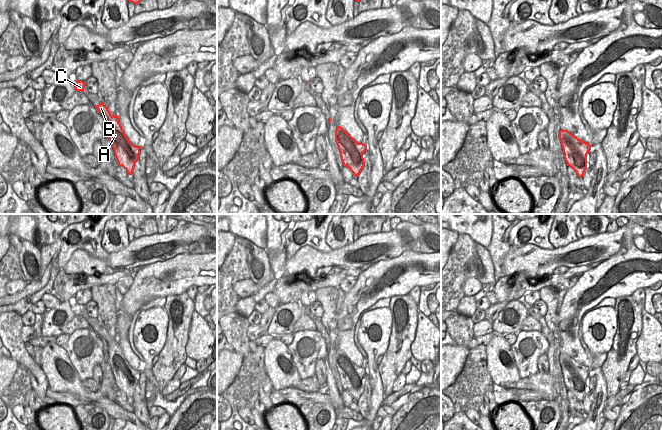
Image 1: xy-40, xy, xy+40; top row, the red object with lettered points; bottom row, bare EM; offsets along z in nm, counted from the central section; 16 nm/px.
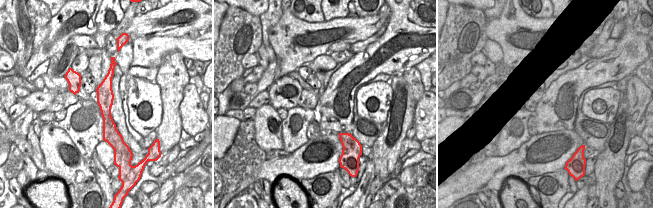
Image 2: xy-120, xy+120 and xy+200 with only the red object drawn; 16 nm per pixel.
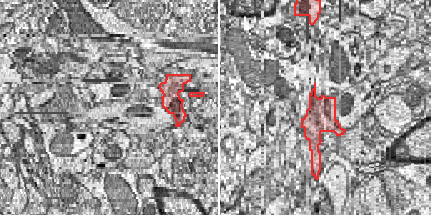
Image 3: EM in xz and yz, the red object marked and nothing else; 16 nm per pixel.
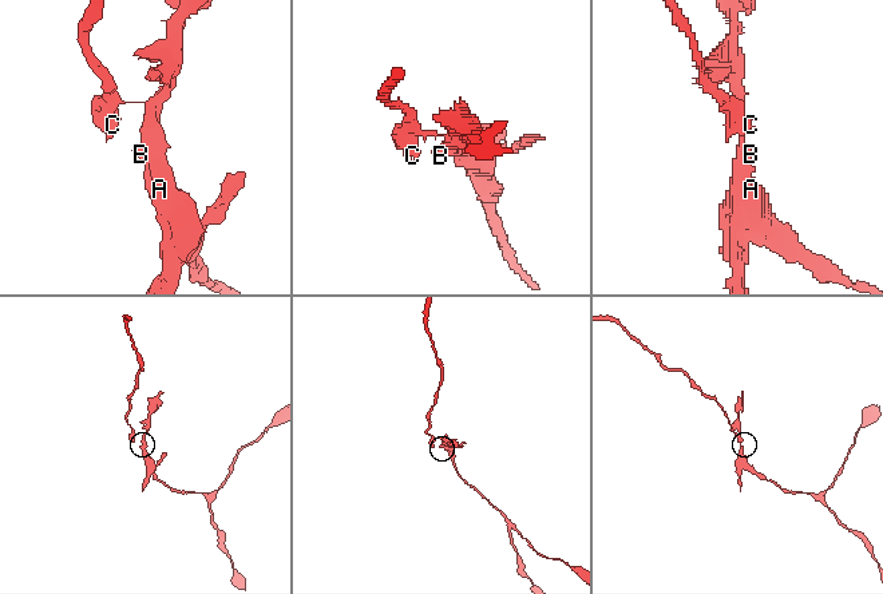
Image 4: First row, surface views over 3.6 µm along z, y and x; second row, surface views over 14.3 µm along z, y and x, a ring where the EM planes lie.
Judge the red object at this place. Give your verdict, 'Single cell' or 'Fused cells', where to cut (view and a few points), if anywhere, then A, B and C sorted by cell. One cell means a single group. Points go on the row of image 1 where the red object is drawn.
Fused cells. Split along xy (362, 155), (358, 160), (349, 160), (345, 166). Groups: A B / C

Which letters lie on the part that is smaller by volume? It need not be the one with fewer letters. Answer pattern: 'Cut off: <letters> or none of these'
Cut off: A, B

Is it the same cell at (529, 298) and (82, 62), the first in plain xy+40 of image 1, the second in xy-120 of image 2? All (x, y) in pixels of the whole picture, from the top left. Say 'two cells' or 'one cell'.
one cell

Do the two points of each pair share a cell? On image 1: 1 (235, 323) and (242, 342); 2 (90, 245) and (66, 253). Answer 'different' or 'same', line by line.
1: same
2: same

